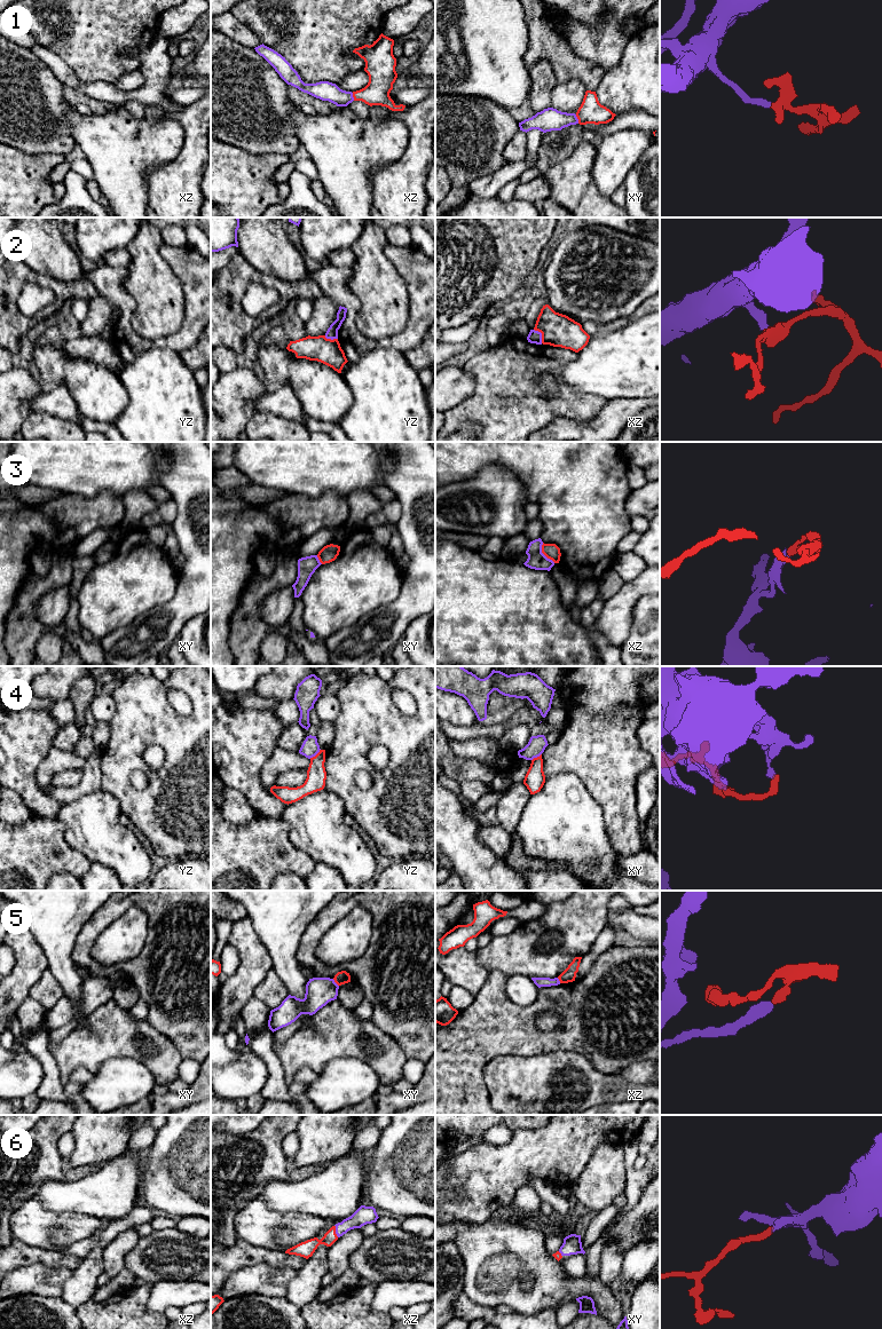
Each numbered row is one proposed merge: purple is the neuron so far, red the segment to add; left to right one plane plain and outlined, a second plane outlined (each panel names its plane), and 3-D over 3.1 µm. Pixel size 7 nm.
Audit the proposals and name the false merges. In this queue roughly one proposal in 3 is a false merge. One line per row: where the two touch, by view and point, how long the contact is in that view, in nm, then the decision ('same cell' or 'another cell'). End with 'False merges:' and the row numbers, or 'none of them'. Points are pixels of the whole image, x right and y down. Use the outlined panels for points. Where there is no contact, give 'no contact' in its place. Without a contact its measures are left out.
1: meets purple in xy at (577, 119); contact 70 nm long; same cell
2: meets purple in xz at (541, 334); contact 120 nm long; another cell
3: meets purple in xz at (543, 554); contact 170 nm long; another cell
4: meets purple in yz at (315, 754); contact 100 nm long; another cell
5: meets purple in xy at (335, 982); contact 70 nm long; another cell
6: meets purple in xz at (336, 1231); contact 90 nm long; same cell
False merges: 2, 3, 4, 5

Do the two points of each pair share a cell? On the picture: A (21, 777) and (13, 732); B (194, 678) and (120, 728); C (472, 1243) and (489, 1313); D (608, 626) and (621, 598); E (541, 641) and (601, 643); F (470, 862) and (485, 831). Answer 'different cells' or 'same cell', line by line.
A: same cell
B: same cell
C: different cells
D: same cell
E: different cells
F: different cells

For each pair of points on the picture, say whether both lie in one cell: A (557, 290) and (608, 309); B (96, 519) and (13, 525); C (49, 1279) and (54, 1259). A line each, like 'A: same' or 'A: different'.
A: same
B: same
C: different

